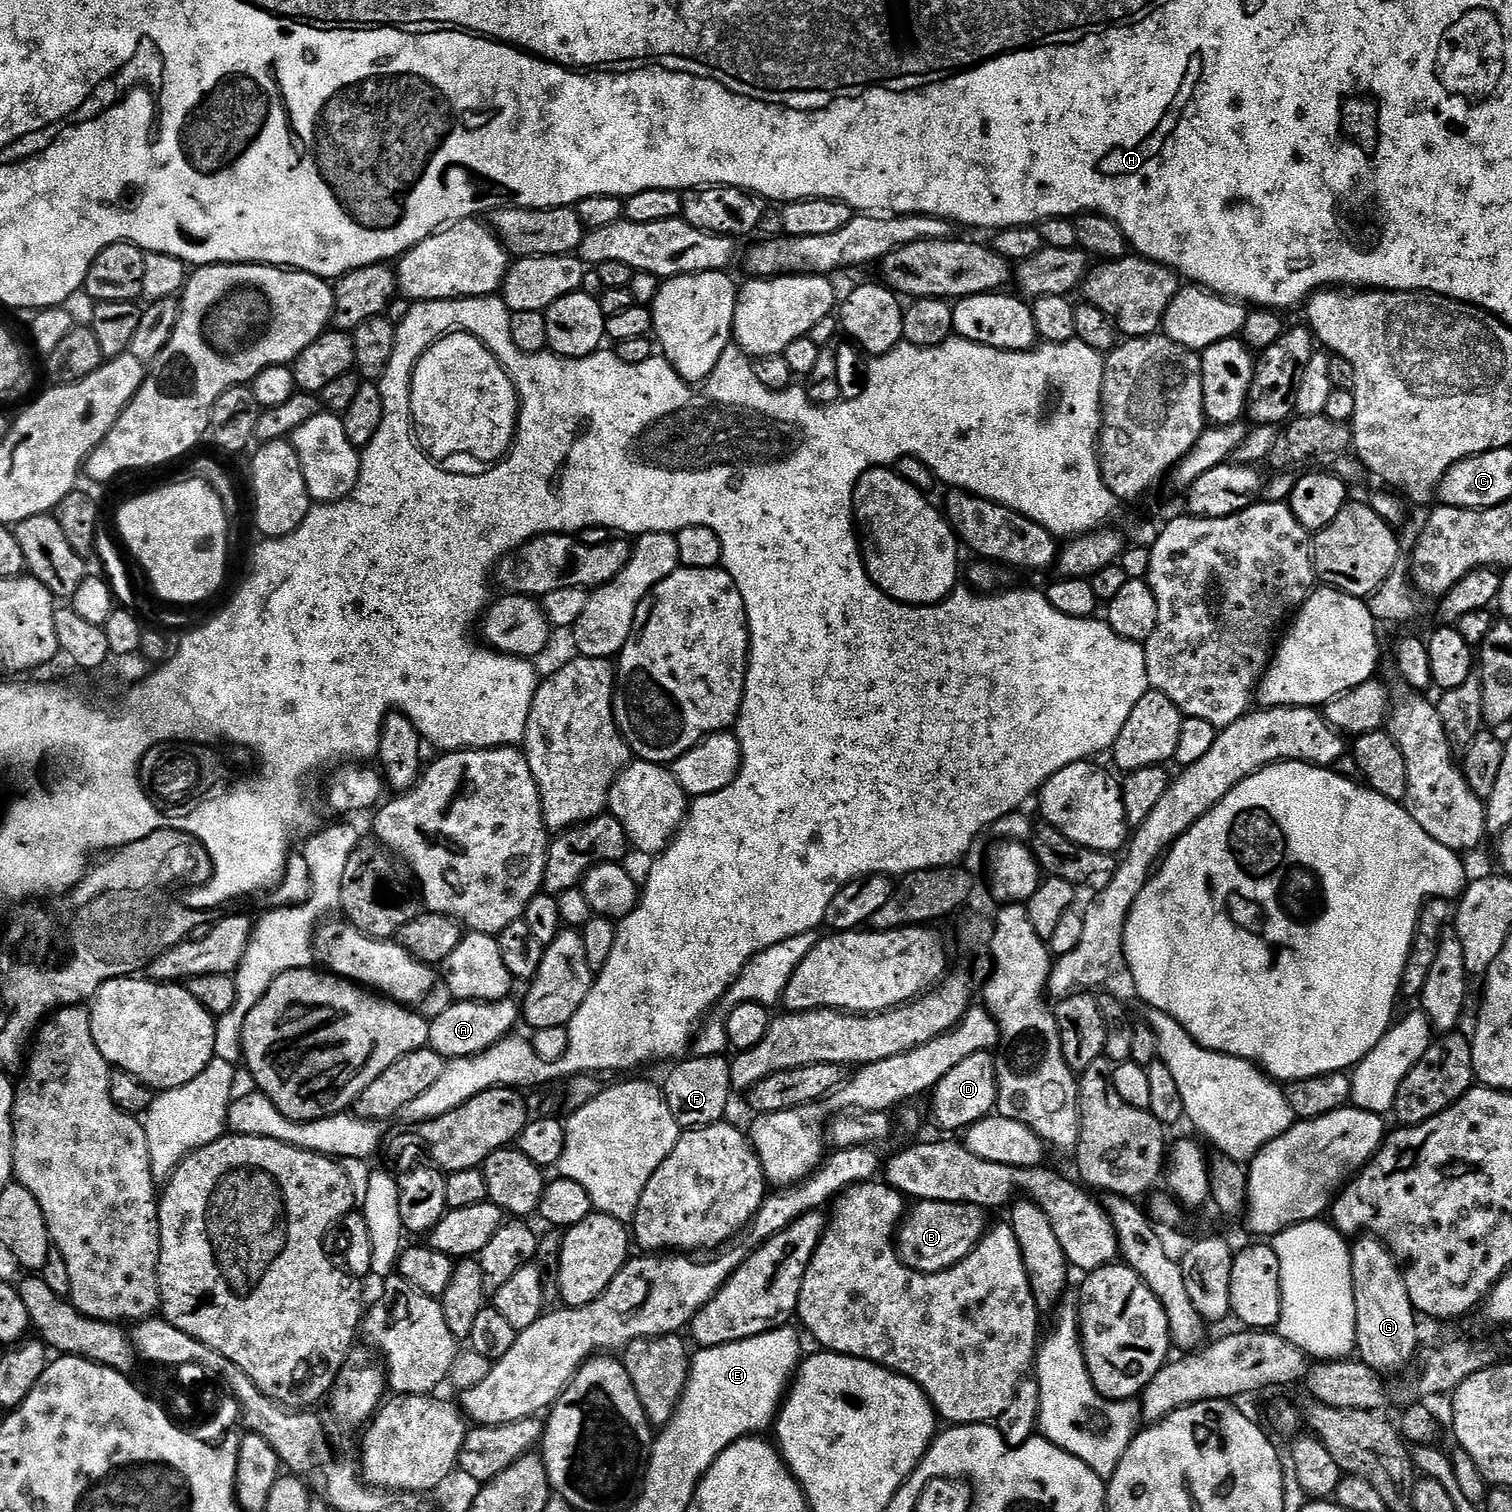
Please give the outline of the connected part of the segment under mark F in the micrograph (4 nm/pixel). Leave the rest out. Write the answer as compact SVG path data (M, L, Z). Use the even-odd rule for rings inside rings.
M693 1055L691 1059L681 1059L681 1064L665 1078L664 1084L662 1083L664 1101L670 1106L670 1114L674 1114L674 1118L684 1130L723 1121L724 1111L728 1108L728 1095L732 1096L734 1092L729 1061L723 1055Z

